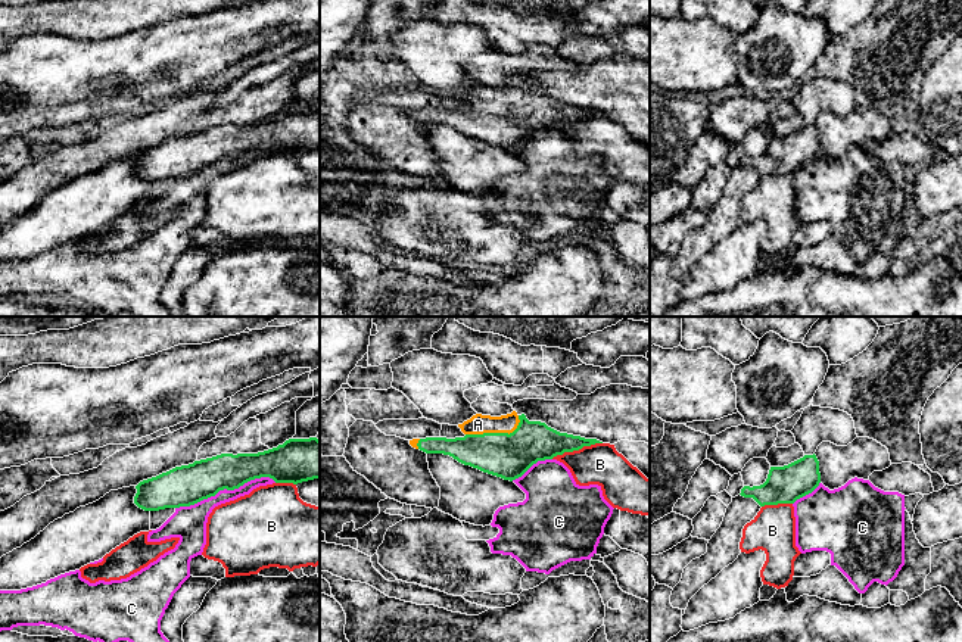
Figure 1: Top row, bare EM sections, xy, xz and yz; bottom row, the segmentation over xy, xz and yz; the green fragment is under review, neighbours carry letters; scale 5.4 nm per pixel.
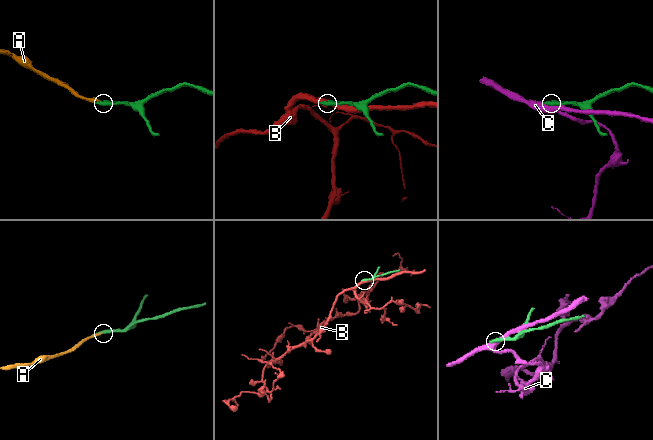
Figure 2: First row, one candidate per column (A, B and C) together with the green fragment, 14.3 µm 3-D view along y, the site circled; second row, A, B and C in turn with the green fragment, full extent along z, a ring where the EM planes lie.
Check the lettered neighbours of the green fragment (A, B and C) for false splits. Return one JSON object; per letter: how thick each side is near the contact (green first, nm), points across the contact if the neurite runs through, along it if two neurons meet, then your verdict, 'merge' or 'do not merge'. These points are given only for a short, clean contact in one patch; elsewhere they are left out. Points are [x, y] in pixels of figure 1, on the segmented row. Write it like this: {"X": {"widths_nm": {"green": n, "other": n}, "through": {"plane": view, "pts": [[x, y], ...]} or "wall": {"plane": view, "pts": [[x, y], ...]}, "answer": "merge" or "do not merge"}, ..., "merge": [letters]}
{"A": {"widths_nm": {"green": 240, "other": 110}, "answer": "merge"}, "B": {"widths_nm": {"green": 220, "other": 220}, "answer": "do not merge"}, "C": {"widths_nm": {"green": 220, "other": 150}, "answer": "do not merge"}, "merge": ["A"]}

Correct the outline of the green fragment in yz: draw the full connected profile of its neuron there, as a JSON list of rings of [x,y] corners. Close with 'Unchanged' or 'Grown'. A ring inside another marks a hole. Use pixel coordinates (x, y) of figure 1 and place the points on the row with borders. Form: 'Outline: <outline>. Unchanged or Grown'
Outline: [[[813,454],[784,467],[770,467],[763,484],[744,486],[740,495],[753,498],[760,507],[794,504],[797,499],[812,493],[819,483],[819,461]]]. Unchanged

